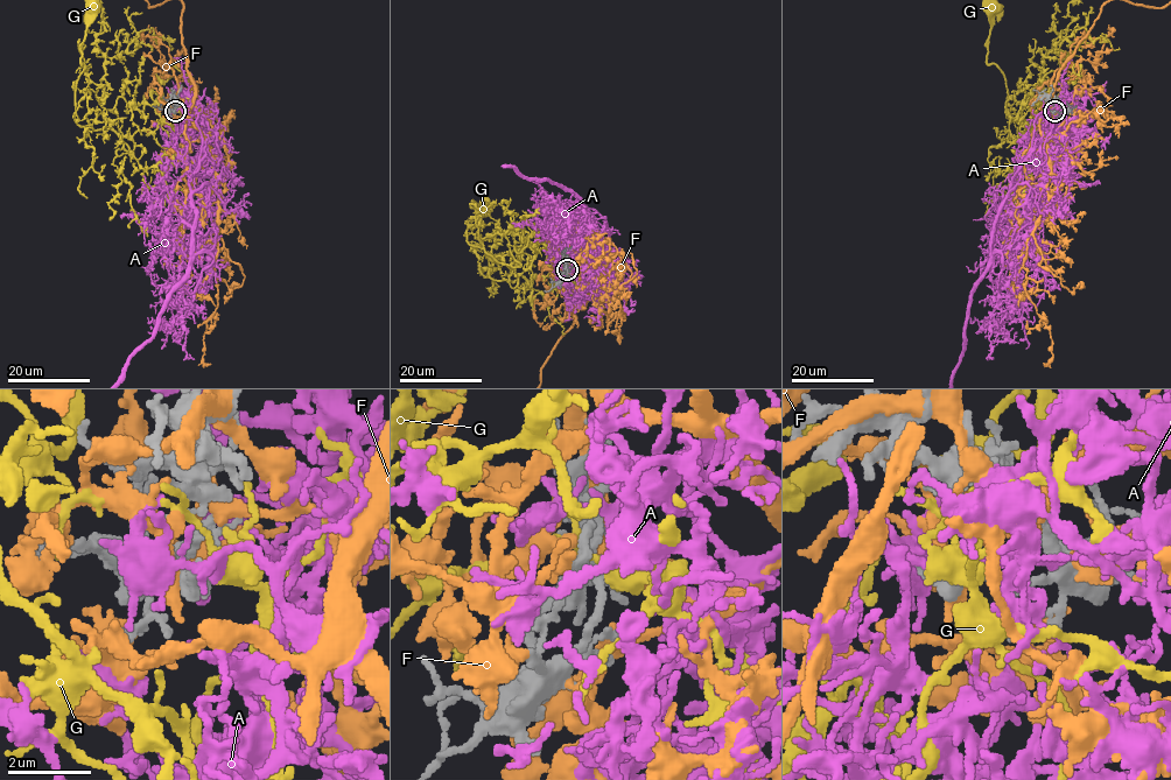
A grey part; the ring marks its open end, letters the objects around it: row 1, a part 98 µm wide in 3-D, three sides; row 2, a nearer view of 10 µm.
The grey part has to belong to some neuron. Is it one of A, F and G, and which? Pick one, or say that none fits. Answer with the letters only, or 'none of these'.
A

